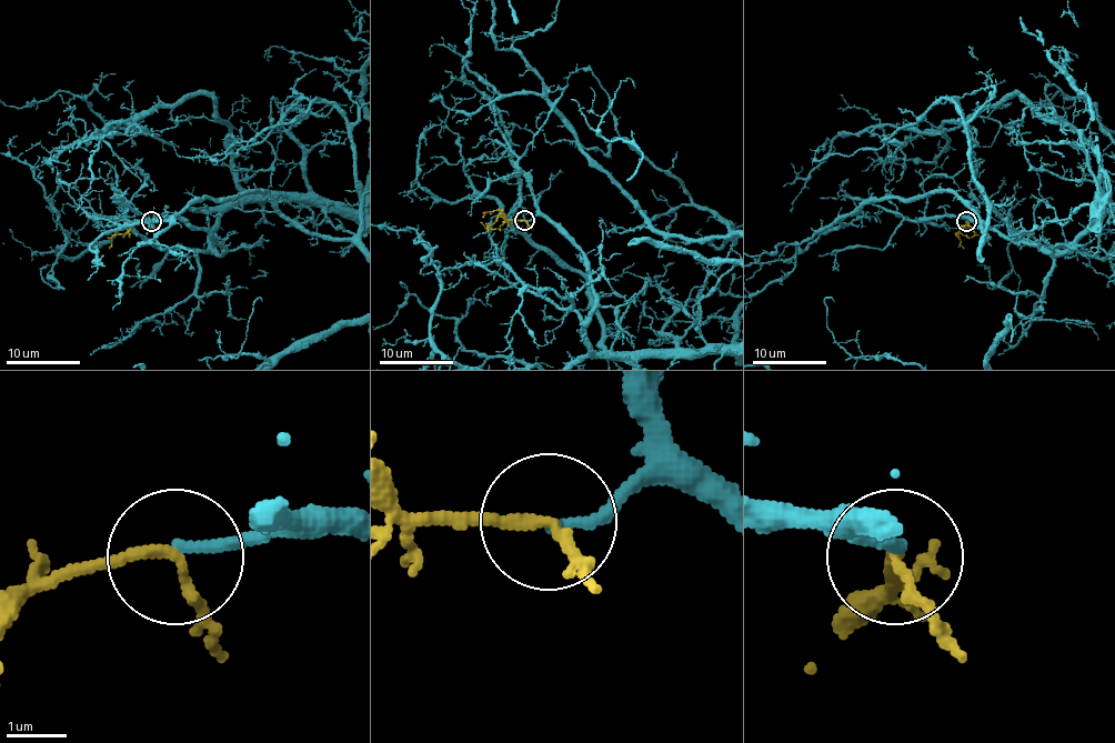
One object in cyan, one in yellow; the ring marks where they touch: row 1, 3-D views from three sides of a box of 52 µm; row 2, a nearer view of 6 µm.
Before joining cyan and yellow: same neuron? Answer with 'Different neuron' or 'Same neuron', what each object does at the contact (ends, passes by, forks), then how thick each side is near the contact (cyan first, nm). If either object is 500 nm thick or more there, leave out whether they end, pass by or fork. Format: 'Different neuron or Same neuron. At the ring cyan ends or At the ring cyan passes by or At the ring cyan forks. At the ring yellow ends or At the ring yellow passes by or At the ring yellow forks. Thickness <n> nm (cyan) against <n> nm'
Same neuron. At the ring cyan ends. At the ring yellow passes by. Thickness 190 nm (cyan) against 180 nm

